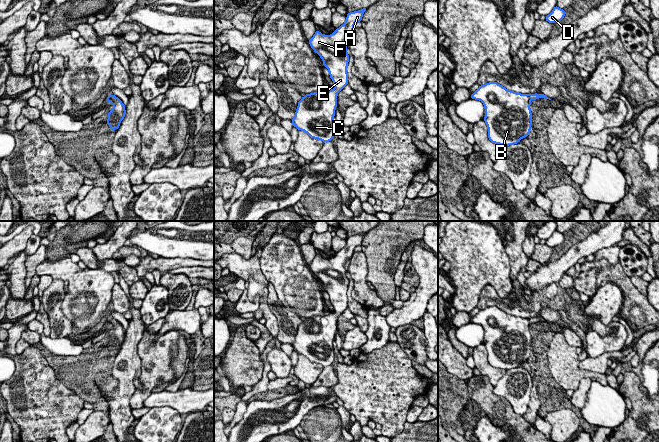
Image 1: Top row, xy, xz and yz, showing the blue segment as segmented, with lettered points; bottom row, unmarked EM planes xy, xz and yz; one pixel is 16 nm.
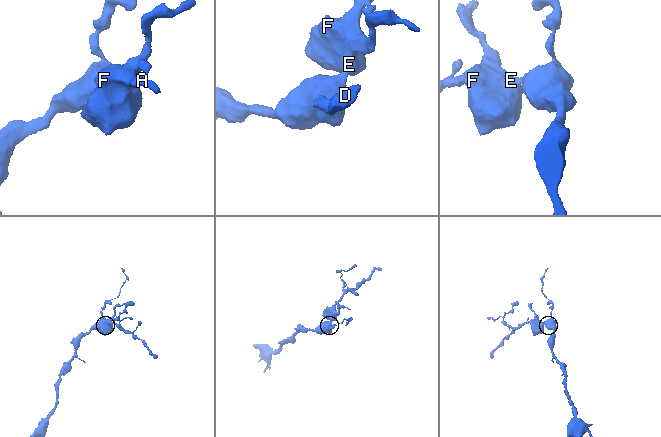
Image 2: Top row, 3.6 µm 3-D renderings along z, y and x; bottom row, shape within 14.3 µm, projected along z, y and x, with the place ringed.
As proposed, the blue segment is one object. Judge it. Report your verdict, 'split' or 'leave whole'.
leave whole

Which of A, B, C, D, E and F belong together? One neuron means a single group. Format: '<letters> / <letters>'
A B C D E F

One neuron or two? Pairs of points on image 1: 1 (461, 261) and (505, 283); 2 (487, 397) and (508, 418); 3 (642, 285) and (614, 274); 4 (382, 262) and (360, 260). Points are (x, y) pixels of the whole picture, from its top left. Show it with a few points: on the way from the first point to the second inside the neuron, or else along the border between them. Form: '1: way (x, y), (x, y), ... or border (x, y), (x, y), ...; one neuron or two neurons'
1: way (472, 261), (483, 261), (494, 272); one neuron
2: way (492, 402), (503, 413); one neuron
3: border (629, 277), (632, 284), (646, 296); two neurons
4: border (361, 251), (366, 259), (367, 280); two neurons

